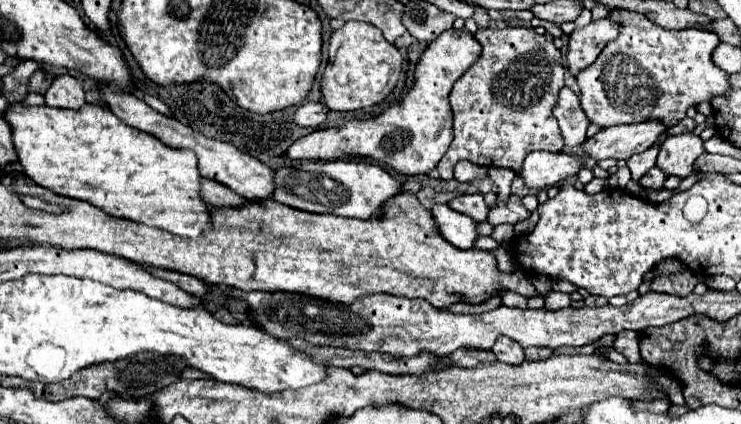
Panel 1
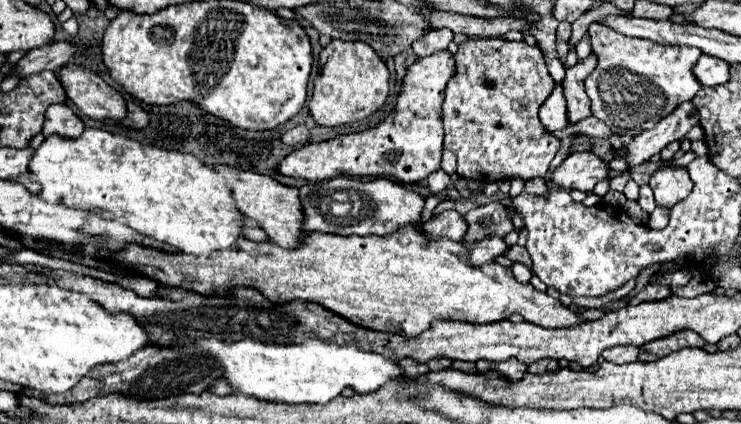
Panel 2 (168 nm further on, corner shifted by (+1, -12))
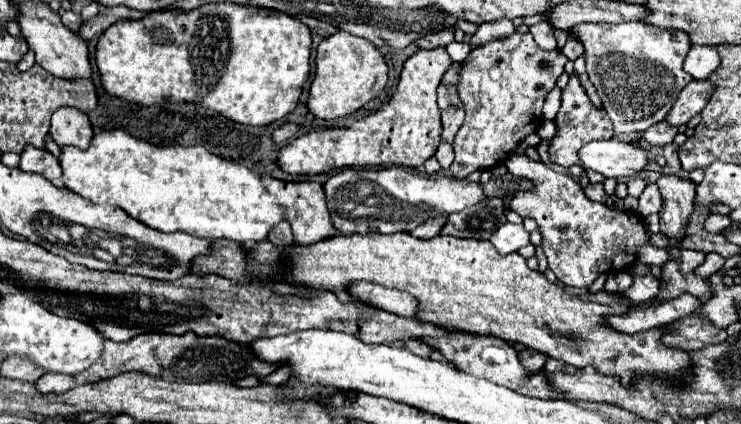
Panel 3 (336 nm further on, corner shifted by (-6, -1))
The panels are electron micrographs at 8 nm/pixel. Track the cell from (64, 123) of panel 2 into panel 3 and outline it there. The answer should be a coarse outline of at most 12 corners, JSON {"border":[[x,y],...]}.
{"border":[[71,107],[53,113],[49,133],[57,145],[87,149],[87,115]]}

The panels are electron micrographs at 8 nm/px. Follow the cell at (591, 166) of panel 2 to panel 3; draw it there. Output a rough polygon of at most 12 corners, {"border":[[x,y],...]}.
{"border":[[617,139],[579,151],[585,171],[625,179],[647,165],[641,147]]}

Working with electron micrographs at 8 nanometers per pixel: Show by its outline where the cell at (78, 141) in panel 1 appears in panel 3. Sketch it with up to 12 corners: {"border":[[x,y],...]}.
{"border":[[123,129],[61,147],[63,185],[163,233],[259,243],[257,173]]}

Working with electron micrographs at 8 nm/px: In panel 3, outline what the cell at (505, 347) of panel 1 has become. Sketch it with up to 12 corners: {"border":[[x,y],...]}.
{"border":[[535,349],[519,351],[519,361],[531,373],[541,371],[547,355]]}

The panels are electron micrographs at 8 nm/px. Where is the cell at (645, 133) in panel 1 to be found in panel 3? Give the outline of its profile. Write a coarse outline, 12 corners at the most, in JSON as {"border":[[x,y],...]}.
{"border":[[691,81],[665,123],[683,127],[711,97],[709,81]]}

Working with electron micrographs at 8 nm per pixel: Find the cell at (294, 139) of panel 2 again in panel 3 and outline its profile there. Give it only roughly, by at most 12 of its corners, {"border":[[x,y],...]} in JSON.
{"border":[[285,123],[273,133],[273,141],[283,141],[293,139],[299,133],[297,123]]}

